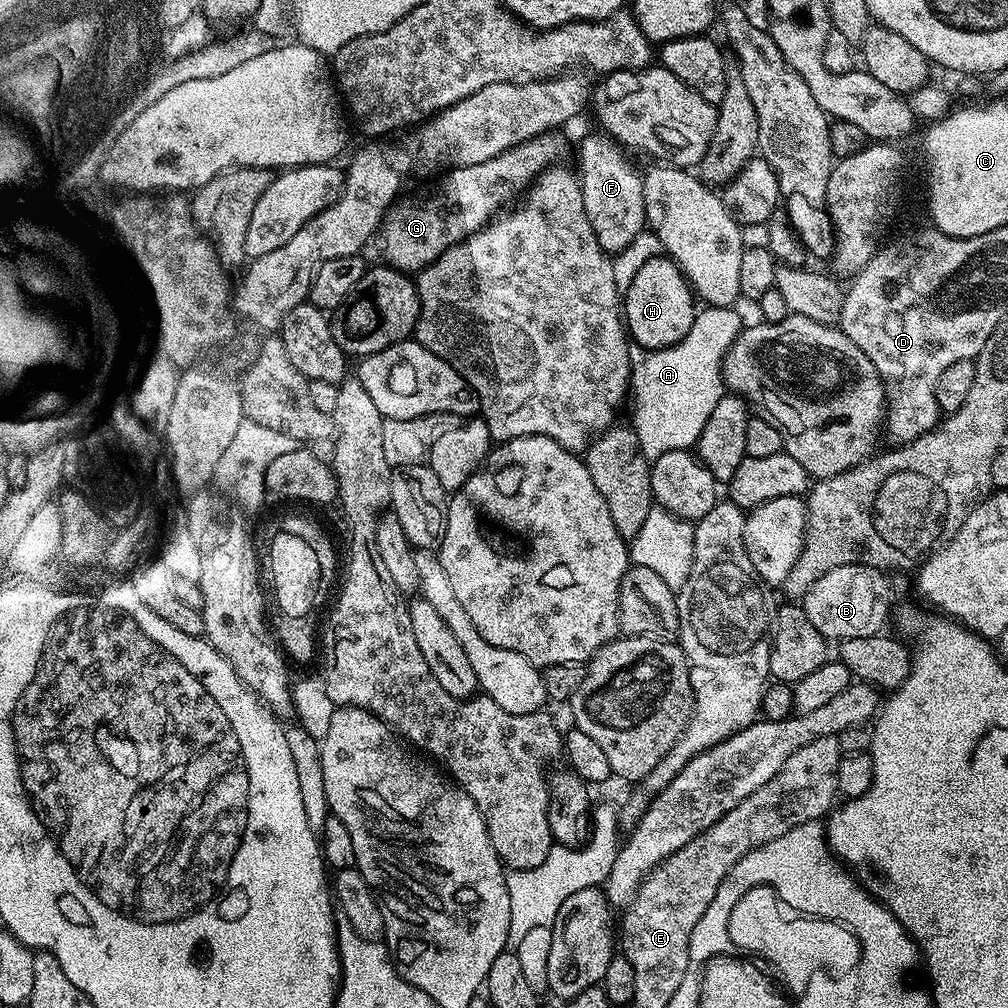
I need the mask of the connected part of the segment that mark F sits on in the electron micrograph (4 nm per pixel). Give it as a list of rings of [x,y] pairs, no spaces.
[[[588,136],[580,144],[580,168],[578,179],[582,190],[582,202],[586,206],[586,216],[590,218],[590,226],[594,226],[594,234],[598,242],[609,254],[617,254],[626,250],[628,246],[646,228],[646,206],[644,205],[644,177],[627,160],[625,149],[617,144],[611,136]]]

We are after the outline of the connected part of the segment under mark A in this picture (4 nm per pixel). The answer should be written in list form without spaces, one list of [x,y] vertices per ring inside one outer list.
[[[704,306],[697,311],[690,326],[690,334],[670,348],[645,350],[639,346],[632,348],[632,383],[630,388],[640,388],[640,396],[718,396],[726,394],[724,383],[724,358],[730,346],[739,338],[742,331],[740,316],[735,307],[713,308]]]

